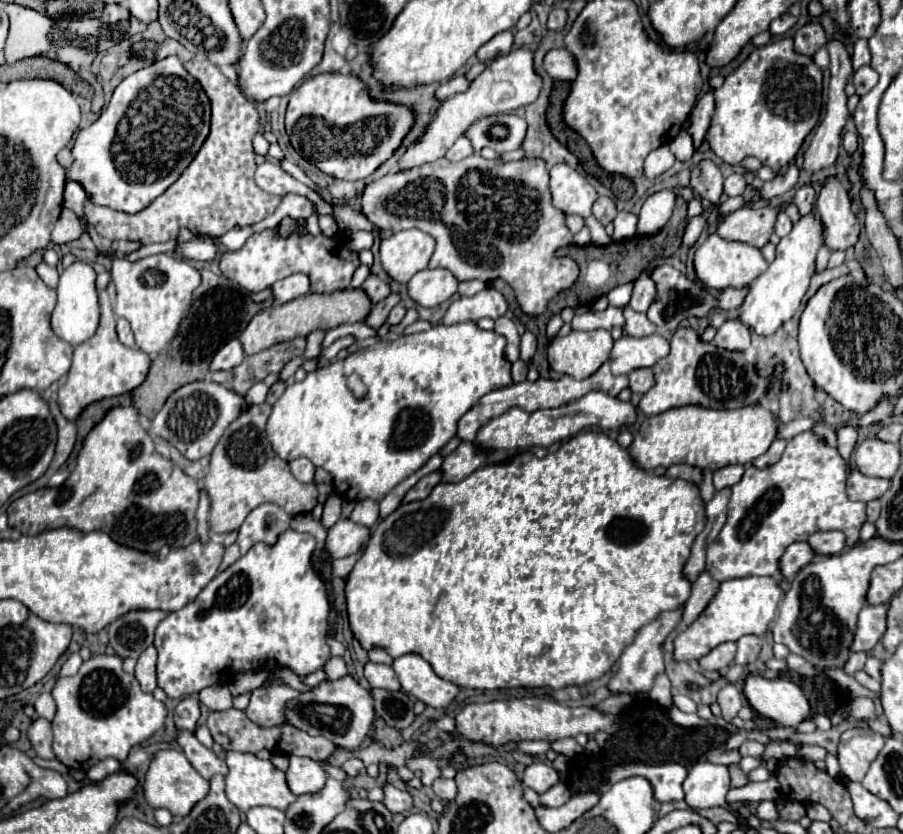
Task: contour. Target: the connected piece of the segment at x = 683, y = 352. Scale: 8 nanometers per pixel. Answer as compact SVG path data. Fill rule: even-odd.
M678 328L670 340L670 354L654 366L654 386L638 402L644 414L662 414L664 410L698 404L704 408L740 408L760 400L768 382L756 374L756 366L740 352L726 352L700 340L692 328Z

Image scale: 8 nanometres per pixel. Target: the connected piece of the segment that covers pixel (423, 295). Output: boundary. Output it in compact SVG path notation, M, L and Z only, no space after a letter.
M426 268L414 274L412 280L408 282L408 296L418 306L432 308L452 298L456 294L456 286L458 280L452 276L452 272L444 268L436 268L436 270Z

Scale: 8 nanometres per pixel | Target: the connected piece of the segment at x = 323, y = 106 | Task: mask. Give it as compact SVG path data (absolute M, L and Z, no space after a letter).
M320 74L300 84L286 110L286 134L292 148L318 170L340 180L370 176L412 128L414 114L408 106L374 102L356 76Z

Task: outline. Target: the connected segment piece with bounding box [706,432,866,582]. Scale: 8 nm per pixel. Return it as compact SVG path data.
M814 432L794 436L782 458L764 470L748 464L742 480L732 486L728 520L708 548L706 570L720 582L746 576L778 576L778 558L784 550L820 530L842 530L846 544L854 546L866 522L866 504L852 502L846 496L844 482L846 460Z

